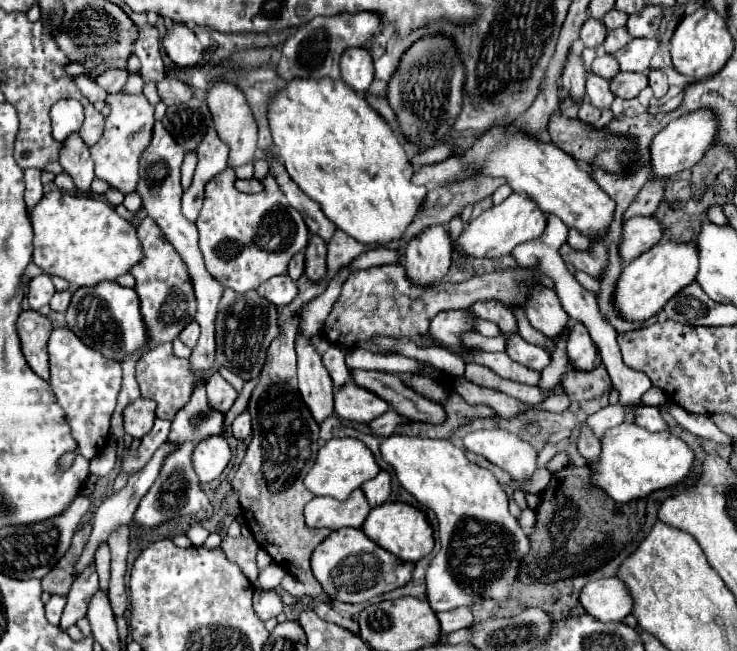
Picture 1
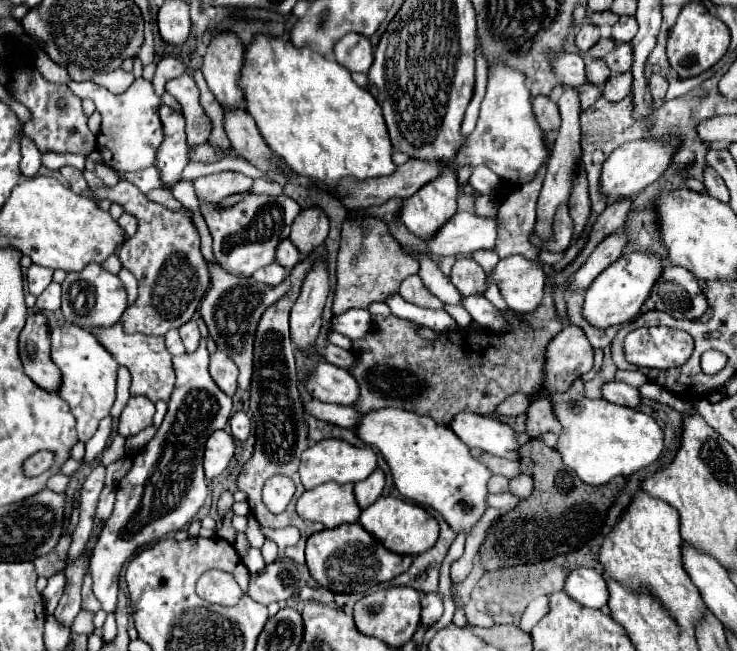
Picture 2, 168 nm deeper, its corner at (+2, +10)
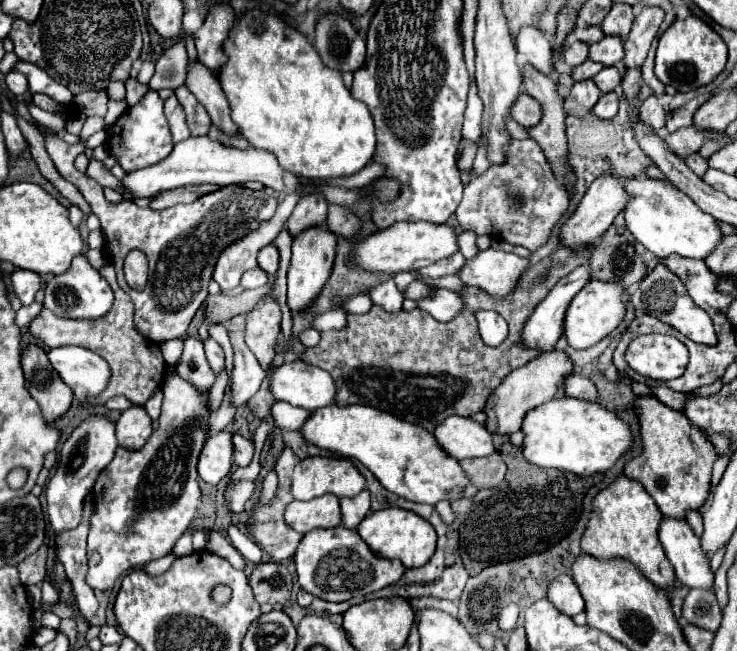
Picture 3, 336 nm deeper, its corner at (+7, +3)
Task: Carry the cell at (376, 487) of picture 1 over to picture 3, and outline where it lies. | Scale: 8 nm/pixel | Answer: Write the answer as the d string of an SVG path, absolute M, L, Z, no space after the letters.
M362 490L354 498L342 498L340 500L340 510L342 510L342 526L354 530L370 512L370 494L368 490Z

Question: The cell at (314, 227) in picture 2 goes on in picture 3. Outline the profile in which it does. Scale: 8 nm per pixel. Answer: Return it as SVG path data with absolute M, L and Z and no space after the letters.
M302 196L292 216L288 218L290 234L296 236L304 228L320 226L322 222L326 222L326 212L328 212L328 202L324 200L324 196Z

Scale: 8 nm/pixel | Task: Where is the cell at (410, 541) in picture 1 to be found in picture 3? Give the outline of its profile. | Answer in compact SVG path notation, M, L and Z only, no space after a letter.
M384 508L378 512L370 512L358 526L358 534L376 556L400 560L404 568L420 568L428 564L428 560L436 552L436 530L432 528L432 524L428 524L418 514L402 508Z

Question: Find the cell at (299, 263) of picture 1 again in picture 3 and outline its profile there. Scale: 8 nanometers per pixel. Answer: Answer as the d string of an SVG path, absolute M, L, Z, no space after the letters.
M268 244L260 250L260 256L258 256L258 266L268 272L268 276L274 276L276 270L278 270L278 250L274 244Z

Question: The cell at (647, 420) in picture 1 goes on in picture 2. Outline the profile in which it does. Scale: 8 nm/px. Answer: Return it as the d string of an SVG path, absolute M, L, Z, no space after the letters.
M607 383L603 385L603 397L611 403L625 405L625 407L639 407L641 405L641 393L635 387L629 387L625 383Z

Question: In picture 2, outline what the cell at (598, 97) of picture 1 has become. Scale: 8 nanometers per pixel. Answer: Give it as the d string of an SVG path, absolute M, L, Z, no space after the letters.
M555 53L551 57L551 69L561 75L565 85L585 85L585 63L579 53Z

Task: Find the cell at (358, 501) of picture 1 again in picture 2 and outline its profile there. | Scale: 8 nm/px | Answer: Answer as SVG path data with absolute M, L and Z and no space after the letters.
M323 483L321 487L309 489L299 497L297 513L301 519L319 521L327 527L337 527L341 523L355 523L361 509L353 497L351 483Z

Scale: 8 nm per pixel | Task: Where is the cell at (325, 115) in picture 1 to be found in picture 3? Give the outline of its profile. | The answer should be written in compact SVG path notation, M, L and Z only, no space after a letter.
M254 8L234 22L222 50L228 60L220 66L218 82L230 104L230 116L238 126L238 132L254 148L272 152L284 170L306 178L350 176L370 164L376 150L376 134L366 104L350 96L340 72L322 64L318 52L304 34L278 16Z

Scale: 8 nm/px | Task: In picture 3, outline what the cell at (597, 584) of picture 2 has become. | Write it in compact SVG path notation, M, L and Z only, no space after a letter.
M562 574L548 584L548 600L562 614L576 616L584 612L584 598L580 596L580 590L570 574Z

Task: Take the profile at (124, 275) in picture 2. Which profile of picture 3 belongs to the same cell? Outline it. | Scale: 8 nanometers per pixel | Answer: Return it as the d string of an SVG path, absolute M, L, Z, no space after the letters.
M110 262L104 264L100 268L100 274L112 286L112 292L114 292L114 304L112 304L112 312L108 312L108 316L102 316L100 320L66 320L66 318L60 318L56 314L52 314L48 308L42 308L42 312L32 320L28 332L42 346L48 346L48 348L68 346L68 344L82 346L82 348L88 348L88 350L96 352L98 356L102 356L110 364L108 386L100 396L90 400L92 404L102 406L102 404L106 404L108 398L122 394L128 400L132 400L134 404L144 406L146 400L154 394L154 390L162 386L166 362L162 358L160 346L152 344L152 340L148 340L148 338L140 336L140 332L136 332L134 322L132 322L134 306L130 302L130 296L118 286L114 266Z

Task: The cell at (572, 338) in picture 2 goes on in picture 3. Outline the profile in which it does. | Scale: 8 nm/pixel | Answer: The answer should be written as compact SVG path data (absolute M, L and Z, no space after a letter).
M552 350L548 354L540 354L538 358L530 360L522 368L516 368L514 372L510 372L502 380L502 384L496 390L492 390L492 396L488 396L488 406L484 406L484 414L488 416L484 426L488 428L488 432L492 432L492 434L518 432L528 410L532 410L532 408L536 408L536 406L552 400L552 398L564 396L562 380L572 370L574 370L574 366L572 366L570 358L564 352Z

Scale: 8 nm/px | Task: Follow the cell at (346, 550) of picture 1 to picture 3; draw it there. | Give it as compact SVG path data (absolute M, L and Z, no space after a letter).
M336 526L328 530L312 530L304 534L296 548L294 564L300 586L312 596L328 602L344 602L350 598L372 594L400 580L400 576L406 570L398 560L378 558L364 544L364 540L356 530L348 530L344 526Z

